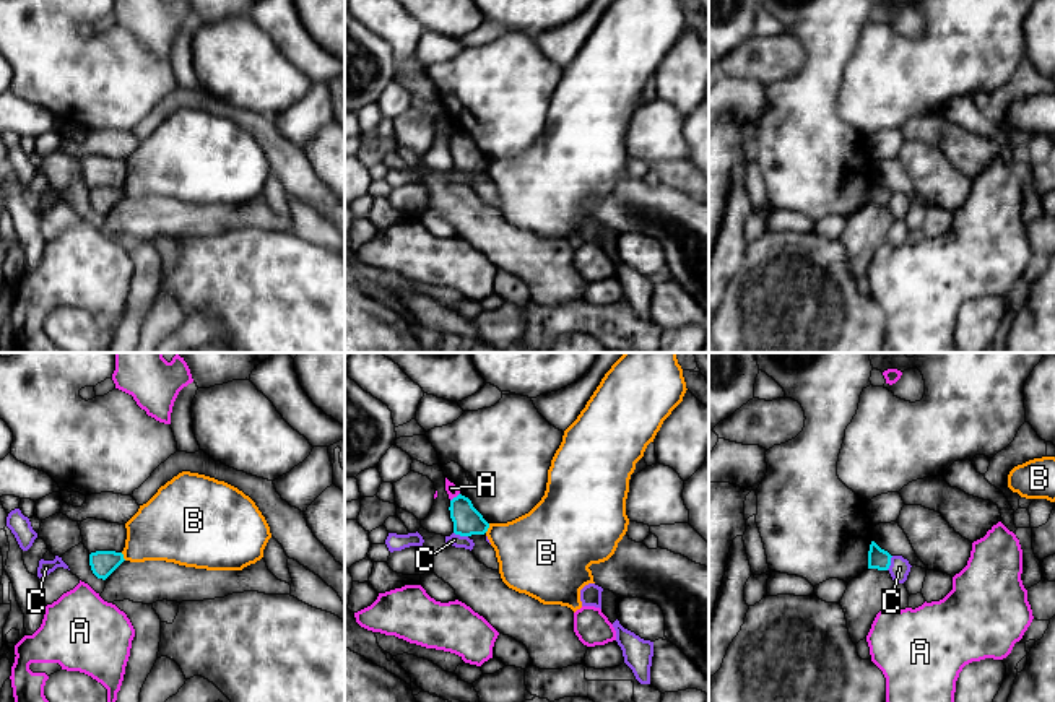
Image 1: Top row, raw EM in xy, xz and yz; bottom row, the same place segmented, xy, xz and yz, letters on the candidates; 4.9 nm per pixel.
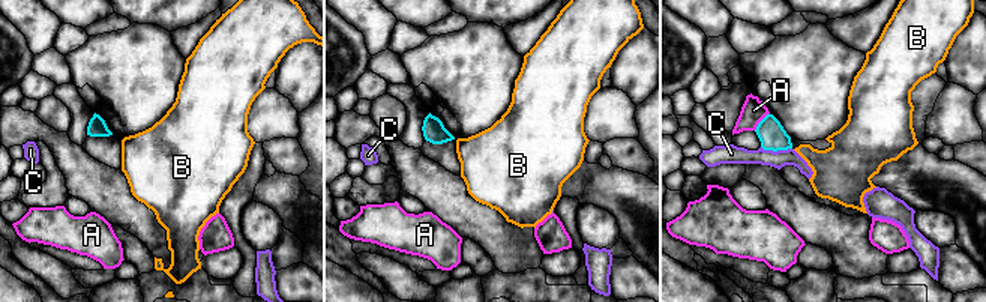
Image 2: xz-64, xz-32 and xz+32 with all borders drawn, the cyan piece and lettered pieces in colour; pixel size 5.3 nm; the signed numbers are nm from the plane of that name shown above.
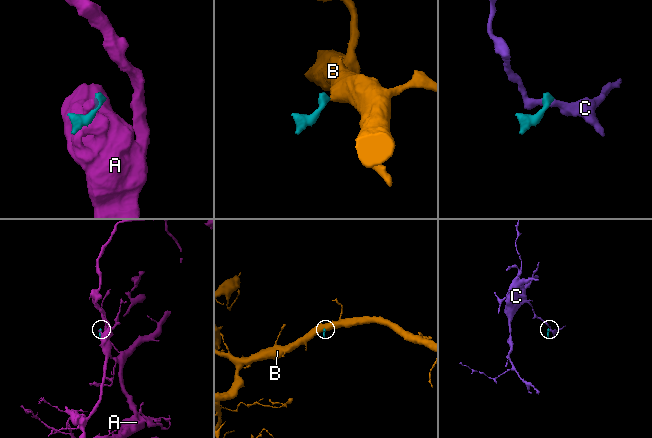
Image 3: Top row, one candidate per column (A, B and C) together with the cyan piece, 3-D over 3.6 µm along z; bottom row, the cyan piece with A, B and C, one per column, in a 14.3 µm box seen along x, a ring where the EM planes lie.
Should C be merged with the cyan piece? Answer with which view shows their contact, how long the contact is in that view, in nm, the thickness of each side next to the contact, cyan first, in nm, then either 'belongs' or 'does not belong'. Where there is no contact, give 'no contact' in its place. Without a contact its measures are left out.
contact in xz; length 80 nm; calibres 140 and 60 nm; does not belong

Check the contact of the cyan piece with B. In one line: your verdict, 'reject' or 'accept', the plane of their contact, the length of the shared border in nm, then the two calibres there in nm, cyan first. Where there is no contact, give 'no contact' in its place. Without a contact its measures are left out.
reject; meets cyan in xz; contact 50 nm long; 140 nm thick on the cyan side, 360 nm on the other

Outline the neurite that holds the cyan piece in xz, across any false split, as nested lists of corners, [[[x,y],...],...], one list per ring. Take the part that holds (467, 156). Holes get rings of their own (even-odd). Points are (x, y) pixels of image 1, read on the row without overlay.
[[[462,130],[450,136],[450,154],[454,158],[454,169],[460,172],[484,171],[489,159],[473,143],[471,136]]]

